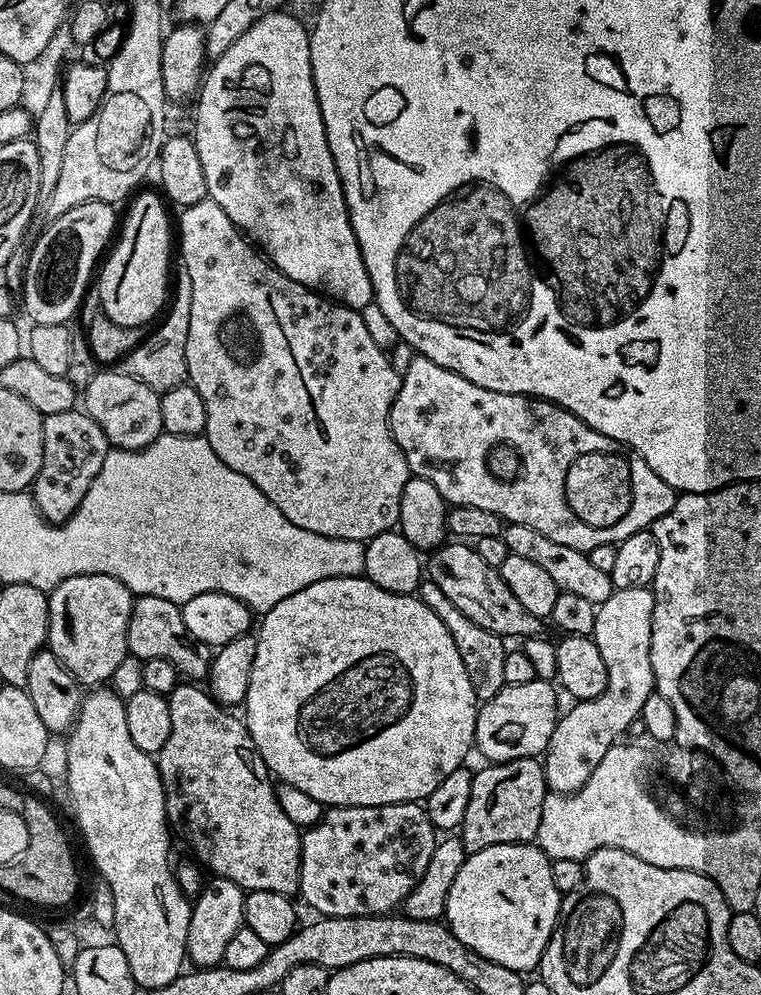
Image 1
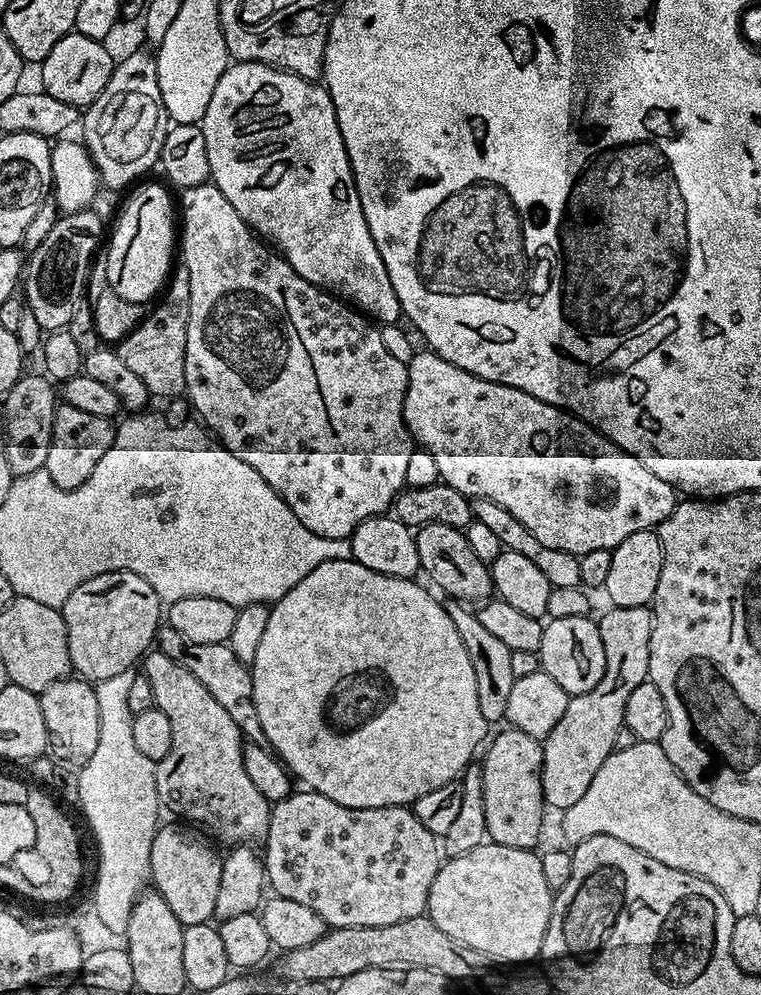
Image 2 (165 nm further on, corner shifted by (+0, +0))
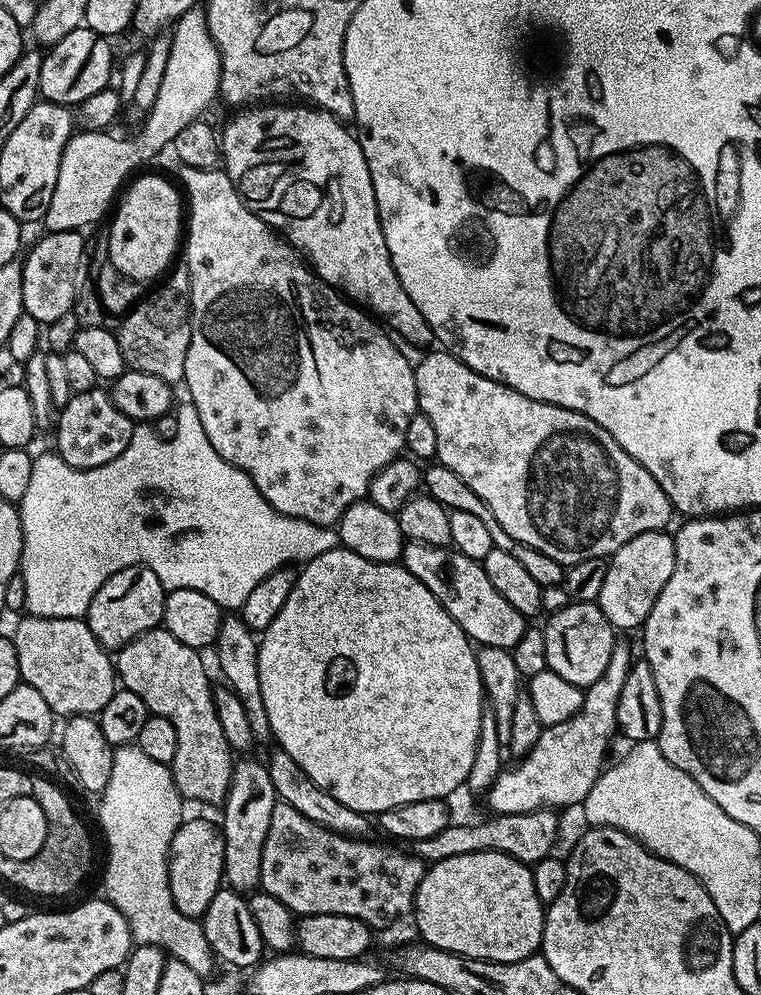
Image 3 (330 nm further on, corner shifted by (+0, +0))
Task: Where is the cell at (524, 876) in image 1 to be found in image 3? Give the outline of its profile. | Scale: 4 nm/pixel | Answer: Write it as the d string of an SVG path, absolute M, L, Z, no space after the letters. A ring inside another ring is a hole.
M471 852L435 861L420 878L414 905L416 928L423 943L459 956L494 962L518 962L537 955L544 943L545 911L534 890L531 867L501 852Z

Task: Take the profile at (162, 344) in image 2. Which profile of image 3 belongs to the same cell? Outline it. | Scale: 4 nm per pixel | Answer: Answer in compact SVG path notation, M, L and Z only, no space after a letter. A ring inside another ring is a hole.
M177 263L167 273L164 282L161 288L156 288L153 292L151 289L119 321L121 324L116 337L122 346L124 363L131 371L155 374L157 378L176 386L184 379L186 350L192 337L192 275L187 264Z

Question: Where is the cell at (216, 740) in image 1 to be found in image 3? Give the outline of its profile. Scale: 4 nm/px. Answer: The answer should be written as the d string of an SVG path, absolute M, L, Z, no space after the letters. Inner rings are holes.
M161 626L144 632L119 649L114 656L114 667L119 683L138 694L138 698L146 702L151 715L174 722L174 734L178 734L178 750L170 767L181 797L188 802L201 800L204 804L219 805L232 787L234 753L228 747L226 734L222 734L222 722L218 722L212 701L214 688L213 685L208 685L208 672L204 669L204 660L200 656L203 655L197 649L186 646L186 642L178 642L174 634Z

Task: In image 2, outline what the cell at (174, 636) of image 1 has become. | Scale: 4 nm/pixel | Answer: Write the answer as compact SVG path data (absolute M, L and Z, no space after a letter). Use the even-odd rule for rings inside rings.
M164 626L158 633L158 648L170 658L174 658L176 664L186 666L186 670L190 670L190 674L194 674L194 678L198 678L198 682L202 682L206 690L210 690L218 706L222 706L222 710L226 710L226 714L234 718L241 737L246 738L247 743L268 748L266 730L262 730L262 722L258 719L258 706L254 706L254 686L249 665L238 659L228 643L198 646L186 642L186 638L178 634L178 630Z

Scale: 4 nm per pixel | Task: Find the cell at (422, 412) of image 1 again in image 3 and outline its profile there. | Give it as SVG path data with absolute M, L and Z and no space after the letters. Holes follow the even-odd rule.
M425 351L421 355L420 361L414 366L419 415L430 418L430 423L434 425L434 431L438 437L435 459L450 470L454 470L454 474L458 474L458 478L462 478L462 482L466 482L466 486L470 486L470 490L474 490L474 494L478 494L478 498L482 498L482 502L486 502L486 506L490 506L490 514L494 514L494 518L498 518L502 530L506 530L506 534L510 534L510 538L514 538L518 542L526 542L526 546L534 546L534 550L546 554L546 558L554 558L554 562L567 566L586 562L586 558L598 558L599 556L611 558L618 549L626 546L626 542L630 542L630 538L638 538L638 534L659 532L669 527L668 519L674 516L674 509L672 503L666 498L662 486L634 457L626 454L626 450L622 450L622 446L618 446L618 442L614 442L612 435L606 430L602 430L602 426L598 426L598 422L594 422L588 416L583 416L581 412L546 402L538 402L534 398L526 398L526 394L518 394L518 390L508 388L504 384L494 382L490 378L470 370L470 366L466 366L451 352L436 351Z

